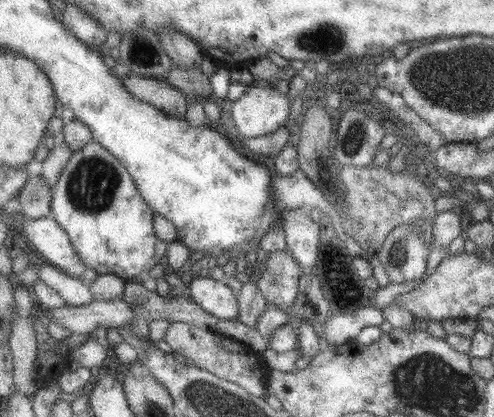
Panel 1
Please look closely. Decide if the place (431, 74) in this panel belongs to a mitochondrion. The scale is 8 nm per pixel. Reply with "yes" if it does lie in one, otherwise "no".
yes

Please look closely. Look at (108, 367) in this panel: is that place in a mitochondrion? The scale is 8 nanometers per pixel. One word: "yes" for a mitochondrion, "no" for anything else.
no

